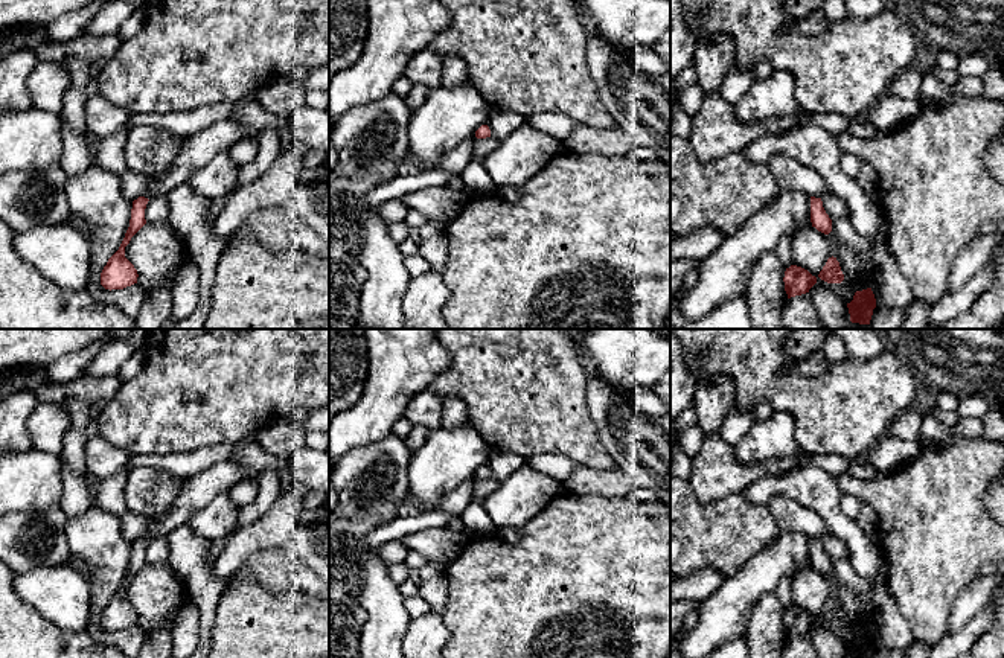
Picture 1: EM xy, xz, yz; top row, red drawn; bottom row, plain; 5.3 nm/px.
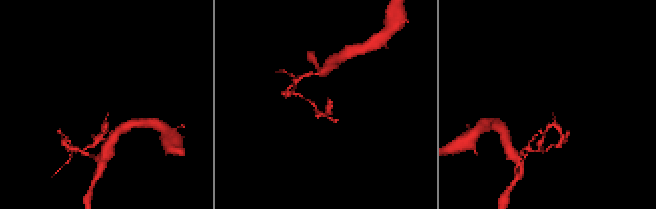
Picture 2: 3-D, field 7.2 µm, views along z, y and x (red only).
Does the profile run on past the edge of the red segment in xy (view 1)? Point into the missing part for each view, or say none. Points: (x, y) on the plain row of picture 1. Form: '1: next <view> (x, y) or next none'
1: next none

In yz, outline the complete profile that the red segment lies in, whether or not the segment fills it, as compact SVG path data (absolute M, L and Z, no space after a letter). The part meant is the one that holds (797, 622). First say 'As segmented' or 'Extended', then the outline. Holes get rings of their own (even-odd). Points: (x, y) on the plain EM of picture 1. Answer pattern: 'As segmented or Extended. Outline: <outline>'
As segmented. Outline: M791 606L785 612L783 623L788 640L791 640L809 634L817 624L817 618L801 608Z

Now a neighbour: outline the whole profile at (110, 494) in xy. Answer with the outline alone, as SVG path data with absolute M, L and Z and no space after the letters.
M128 471L96 481L93 484L93 503L119 518L125 515L128 512L126 480Z

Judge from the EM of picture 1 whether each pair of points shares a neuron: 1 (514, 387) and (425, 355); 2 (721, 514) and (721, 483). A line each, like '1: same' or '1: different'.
1: different
2: different

